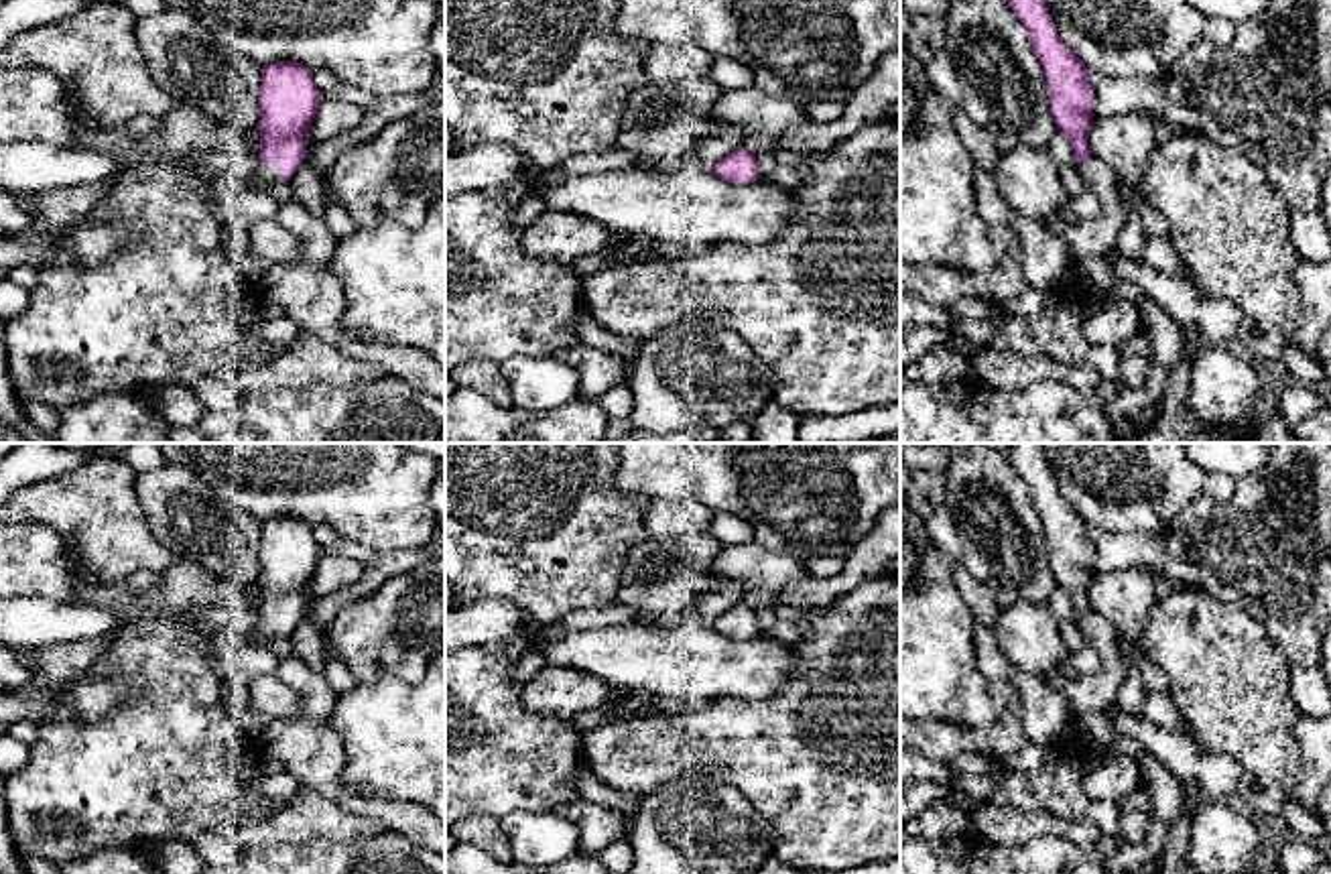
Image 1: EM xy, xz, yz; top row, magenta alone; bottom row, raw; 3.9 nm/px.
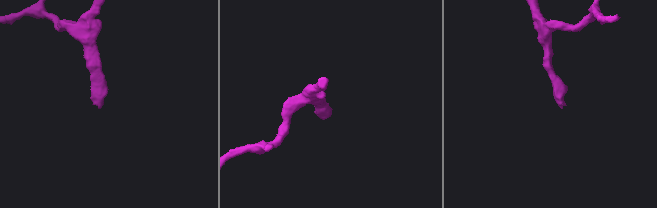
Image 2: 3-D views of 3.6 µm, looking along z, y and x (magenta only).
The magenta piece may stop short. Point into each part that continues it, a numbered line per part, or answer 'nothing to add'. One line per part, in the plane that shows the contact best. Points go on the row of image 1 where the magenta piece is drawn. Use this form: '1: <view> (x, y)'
1: xy (263, 173)

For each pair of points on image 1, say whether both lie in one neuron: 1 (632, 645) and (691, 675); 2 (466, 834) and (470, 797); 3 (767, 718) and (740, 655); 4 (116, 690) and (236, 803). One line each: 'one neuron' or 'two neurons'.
1: one neuron
2: two neurons
3: two neurons
4: two neurons

